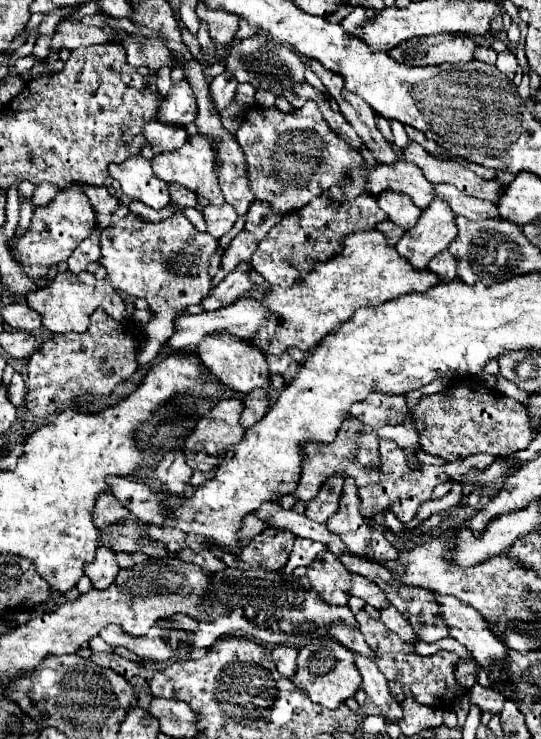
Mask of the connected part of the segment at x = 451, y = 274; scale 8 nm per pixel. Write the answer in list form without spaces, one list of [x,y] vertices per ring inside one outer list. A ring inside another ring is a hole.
[[[448,250],[434,256],[434,260],[430,260],[430,264],[428,264],[428,270],[434,272],[442,282],[456,280],[456,268],[458,268],[458,264],[454,264],[454,258],[450,256]]]

